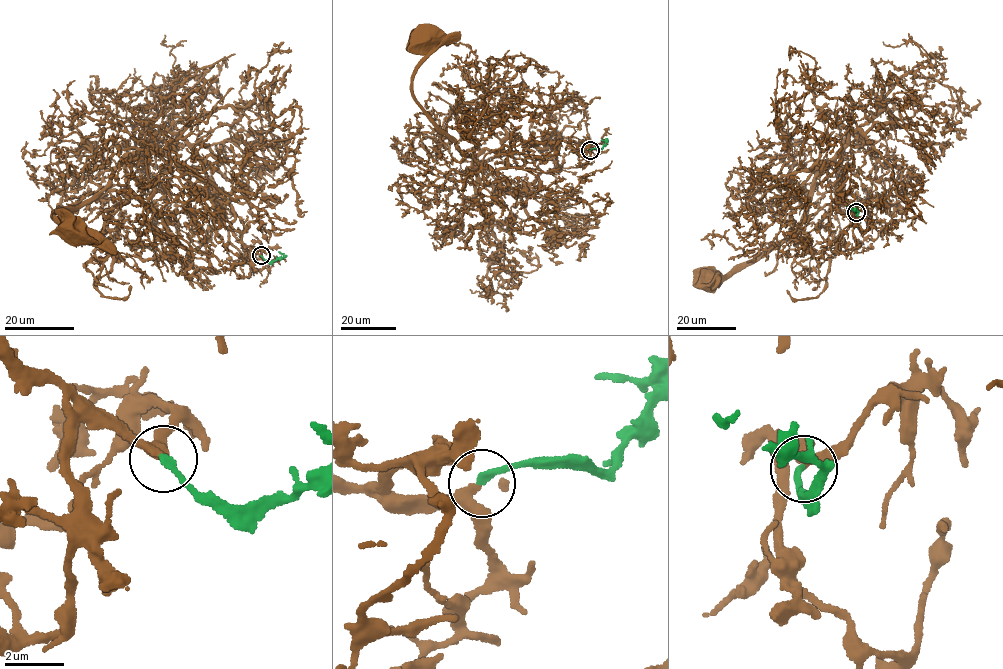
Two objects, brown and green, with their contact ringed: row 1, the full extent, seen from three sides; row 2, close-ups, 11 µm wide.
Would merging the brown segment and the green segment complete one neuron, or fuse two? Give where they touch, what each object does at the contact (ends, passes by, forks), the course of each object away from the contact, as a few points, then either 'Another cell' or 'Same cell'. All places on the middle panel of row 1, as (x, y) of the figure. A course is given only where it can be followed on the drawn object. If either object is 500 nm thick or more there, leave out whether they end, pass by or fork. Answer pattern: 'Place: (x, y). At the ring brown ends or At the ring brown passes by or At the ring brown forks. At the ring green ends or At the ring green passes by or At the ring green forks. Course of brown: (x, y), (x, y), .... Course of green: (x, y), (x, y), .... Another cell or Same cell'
Place: (590, 150). At the ring brown passes by. At the ring green ends. Course of brown: (590, 150), (559, 141), (554, 156), (530, 162), (462, 152), (413, 91), (425, 55), (417, 40). Course of green: (590, 150), (602, 148), (606, 141), (601, 140). Same cell

